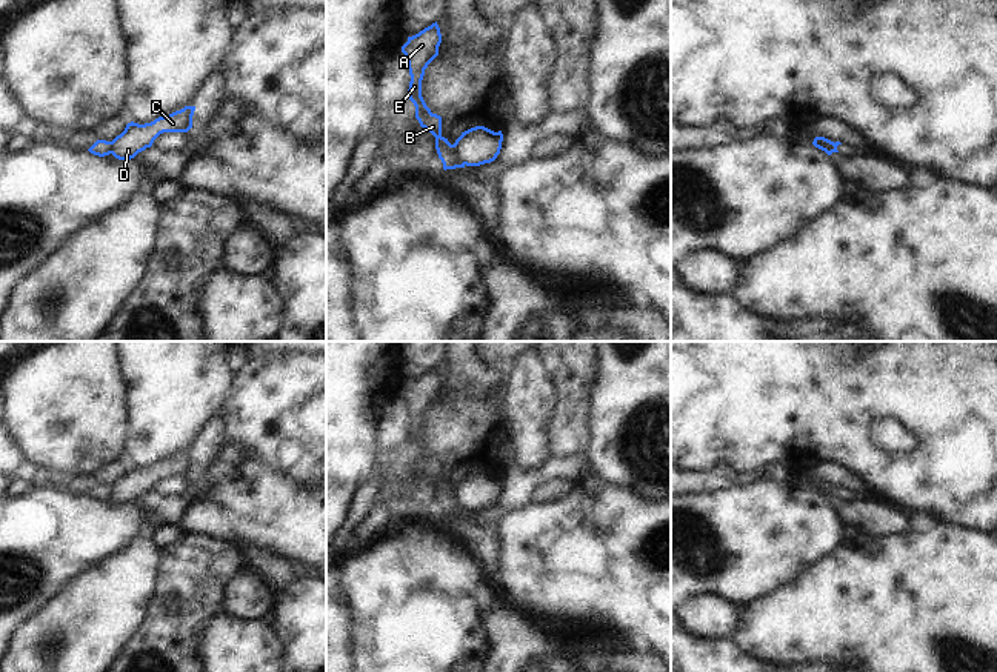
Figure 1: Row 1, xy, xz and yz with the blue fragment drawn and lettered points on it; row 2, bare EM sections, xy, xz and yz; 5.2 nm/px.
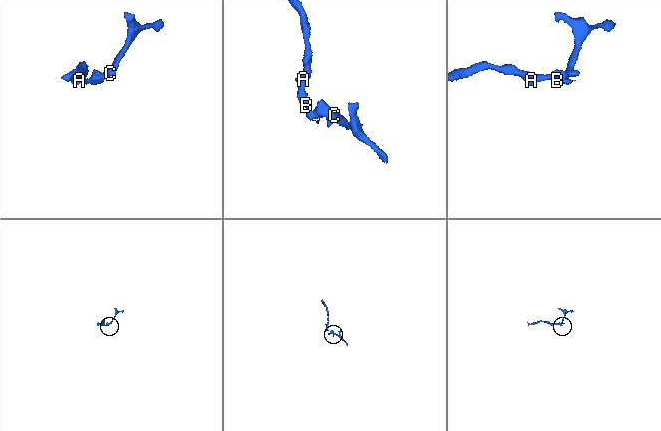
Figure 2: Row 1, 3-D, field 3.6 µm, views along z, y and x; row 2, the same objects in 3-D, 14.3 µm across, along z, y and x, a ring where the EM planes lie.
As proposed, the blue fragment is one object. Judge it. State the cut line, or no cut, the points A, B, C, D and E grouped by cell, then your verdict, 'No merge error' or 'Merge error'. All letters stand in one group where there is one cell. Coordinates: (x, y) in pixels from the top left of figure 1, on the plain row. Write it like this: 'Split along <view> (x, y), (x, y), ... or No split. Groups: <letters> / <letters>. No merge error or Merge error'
Split along xz (453, 489), (456, 502), (463, 509). Groups: A B E / C D. Merge error

